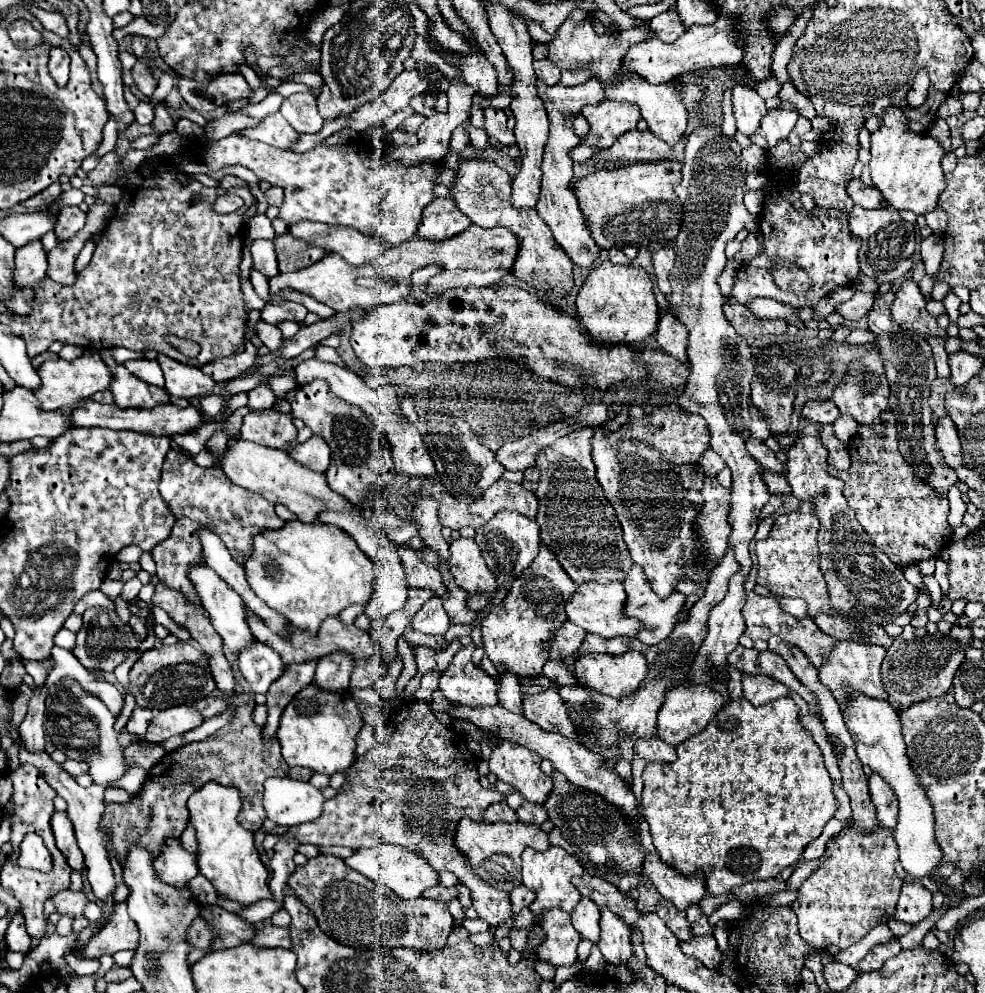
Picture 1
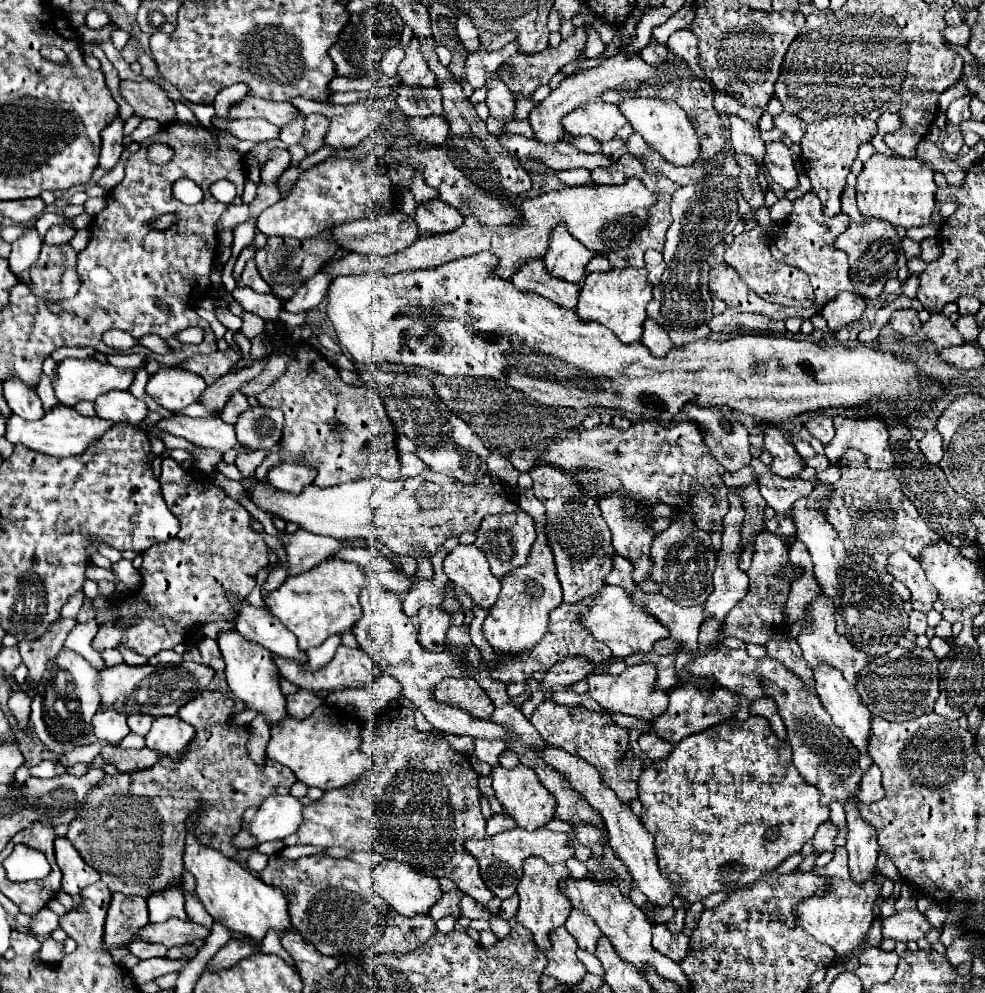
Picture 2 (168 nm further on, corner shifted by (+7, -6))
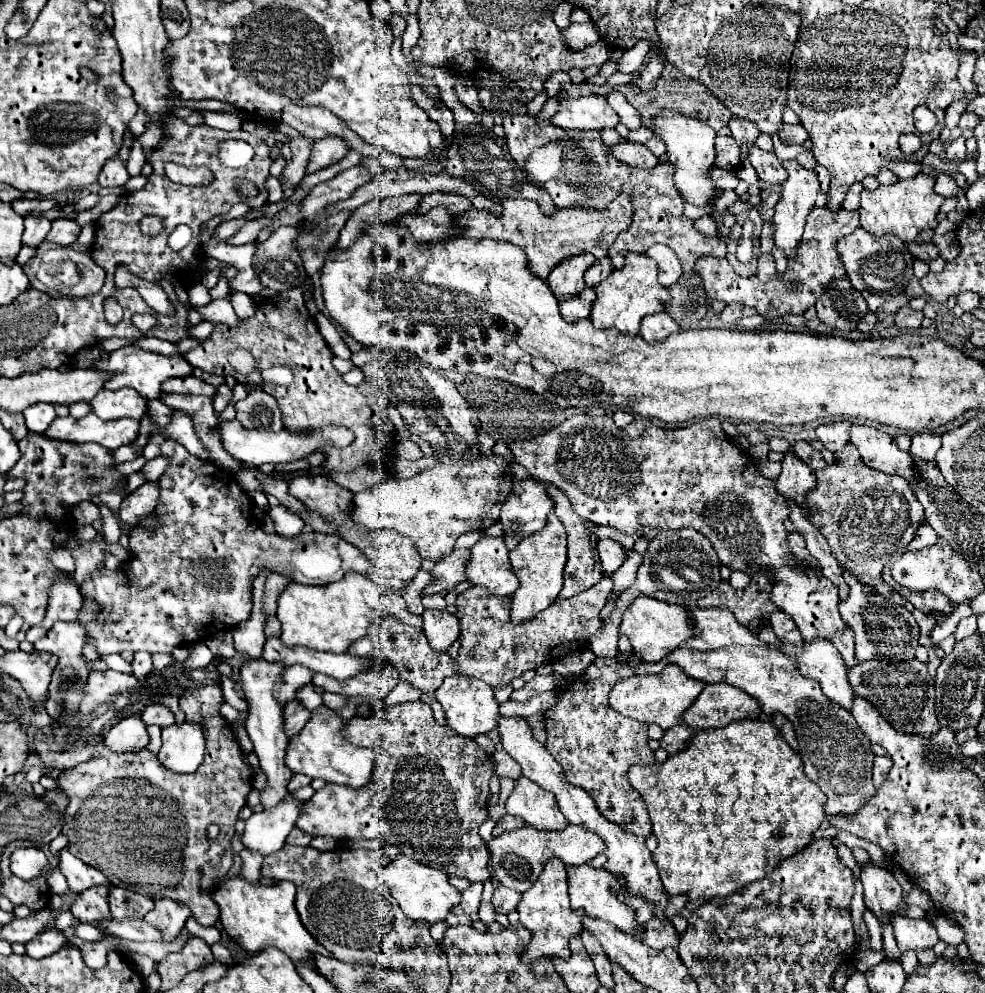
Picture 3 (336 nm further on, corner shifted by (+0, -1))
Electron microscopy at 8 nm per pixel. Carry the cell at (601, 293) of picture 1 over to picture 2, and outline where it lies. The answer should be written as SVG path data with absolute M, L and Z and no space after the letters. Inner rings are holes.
M611 269L607 273L587 275L577 303L577 317L581 321L597 321L611 329L621 343L637 343L643 335L643 323L647 319L647 303L651 301L651 283L645 269Z

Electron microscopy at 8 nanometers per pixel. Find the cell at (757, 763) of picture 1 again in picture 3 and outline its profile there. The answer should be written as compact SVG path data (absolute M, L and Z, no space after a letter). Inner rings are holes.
M738 720L738 722L730 722L728 726L722 726L722 728L700 730L692 738L688 750L668 756L666 762L662 762L662 764L656 762L652 766L632 766L628 770L628 782L636 792L640 792L640 796L642 796L646 808L648 808L648 814L650 814L650 820L652 820L652 826L654 826L652 834L658 840L658 848L652 854L652 860L660 870L660 878L662 878L666 894L668 896L686 894L690 900L700 900L700 898L710 900L710 898L716 898L716 896L726 898L726 896L734 894L736 890L742 890L744 886L764 878L768 872L772 872L780 864L780 860L804 850L804 846L808 846L814 840L814 832L818 830L818 826L822 824L822 820L826 816L824 814L826 796L812 780L808 780L804 776L800 756L784 742L782 734L770 722L760 722L760 720Z

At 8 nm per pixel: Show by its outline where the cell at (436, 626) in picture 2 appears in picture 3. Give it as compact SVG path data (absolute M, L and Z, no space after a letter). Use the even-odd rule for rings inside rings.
M426 610L422 620L424 634L430 646L438 652L446 652L460 638L460 622L448 610Z

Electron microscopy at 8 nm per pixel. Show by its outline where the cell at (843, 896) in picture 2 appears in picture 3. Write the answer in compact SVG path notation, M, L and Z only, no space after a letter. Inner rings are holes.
M866 910L866 912L864 912L864 922L866 922L866 926L868 926L868 934L870 934L872 938L876 938L876 948L880 948L880 946L878 946L878 940L880 940L880 944L882 944L882 930L880 930L878 918L876 918L870 910Z

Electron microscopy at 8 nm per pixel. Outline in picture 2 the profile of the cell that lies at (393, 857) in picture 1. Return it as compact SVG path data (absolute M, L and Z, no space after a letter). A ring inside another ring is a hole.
M383 859L373 871L371 871L371 889L379 893L389 907L393 907L399 915L413 917L419 913L427 913L429 907L441 897L441 889L435 877L423 875L421 871L413 869L409 863L399 863L399 861L389 861Z

